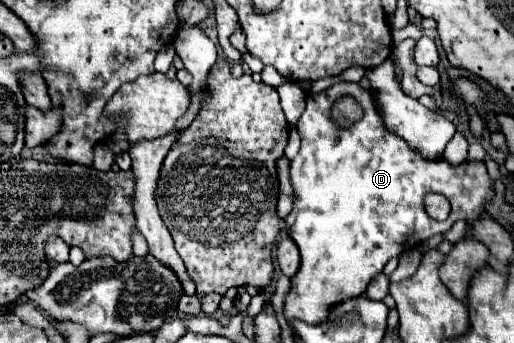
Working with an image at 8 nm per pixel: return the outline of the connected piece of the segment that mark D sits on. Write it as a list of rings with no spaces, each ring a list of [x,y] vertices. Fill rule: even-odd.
[[[339,82],[319,94],[309,94],[307,108],[297,124],[297,132],[301,136],[301,148],[295,160],[291,162],[291,184],[295,190],[295,204],[293,212],[287,216],[285,222],[289,236],[299,246],[301,268],[297,276],[291,278],[291,292],[285,298],[285,318],[299,318],[309,324],[319,324],[327,320],[327,312],[333,304],[353,296],[361,296],[367,284],[383,272],[385,264],[391,258],[401,256],[403,252],[415,248],[417,244],[429,240],[435,234],[445,234],[457,220],[473,222],[477,218],[483,218],[485,202],[495,196],[493,180],[489,178],[483,162],[463,162],[451,168],[443,158],[421,158],[407,146],[405,140],[385,128],[373,92],[365,90],[357,82]],[[343,94],[355,96],[355,100],[363,106],[365,116],[349,130],[343,130],[329,120],[329,110],[333,102]],[[429,192],[445,194],[445,198],[451,202],[451,214],[447,220],[437,222],[425,212],[423,200]]]

